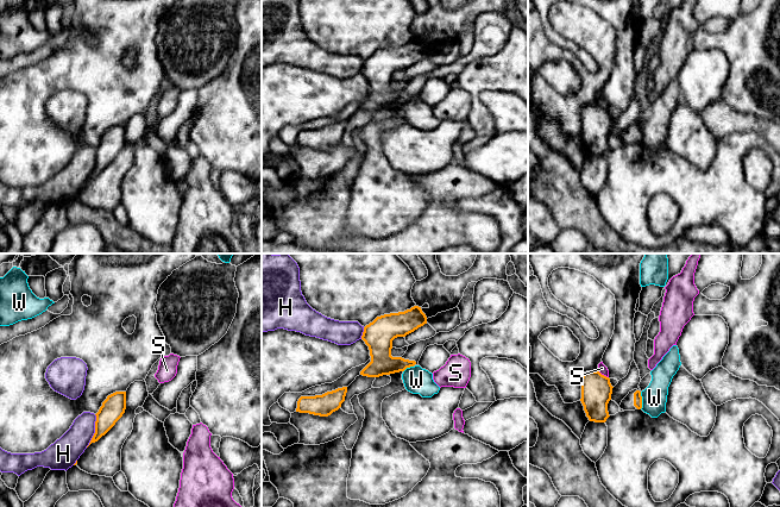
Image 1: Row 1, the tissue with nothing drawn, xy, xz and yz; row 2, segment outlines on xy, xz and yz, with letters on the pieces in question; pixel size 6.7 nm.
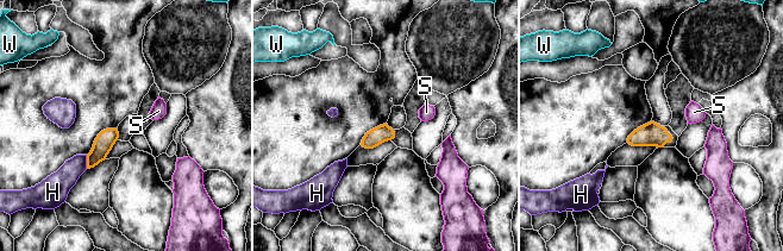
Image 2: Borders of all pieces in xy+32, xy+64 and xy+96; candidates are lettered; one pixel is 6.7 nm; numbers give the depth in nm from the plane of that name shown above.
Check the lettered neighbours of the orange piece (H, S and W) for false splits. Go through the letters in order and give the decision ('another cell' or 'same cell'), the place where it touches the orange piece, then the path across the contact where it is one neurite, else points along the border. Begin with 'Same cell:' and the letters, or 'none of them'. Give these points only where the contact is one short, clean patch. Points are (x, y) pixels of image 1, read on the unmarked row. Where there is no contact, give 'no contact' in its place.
Same cell: none of them
H: another cell | xy (95, 164)
S: another cell | yz (603, 108) | along yz (598, 104), (608, 111)
W: another cell | yz (641, 133) | along yz (640, 125), (641, 142)

